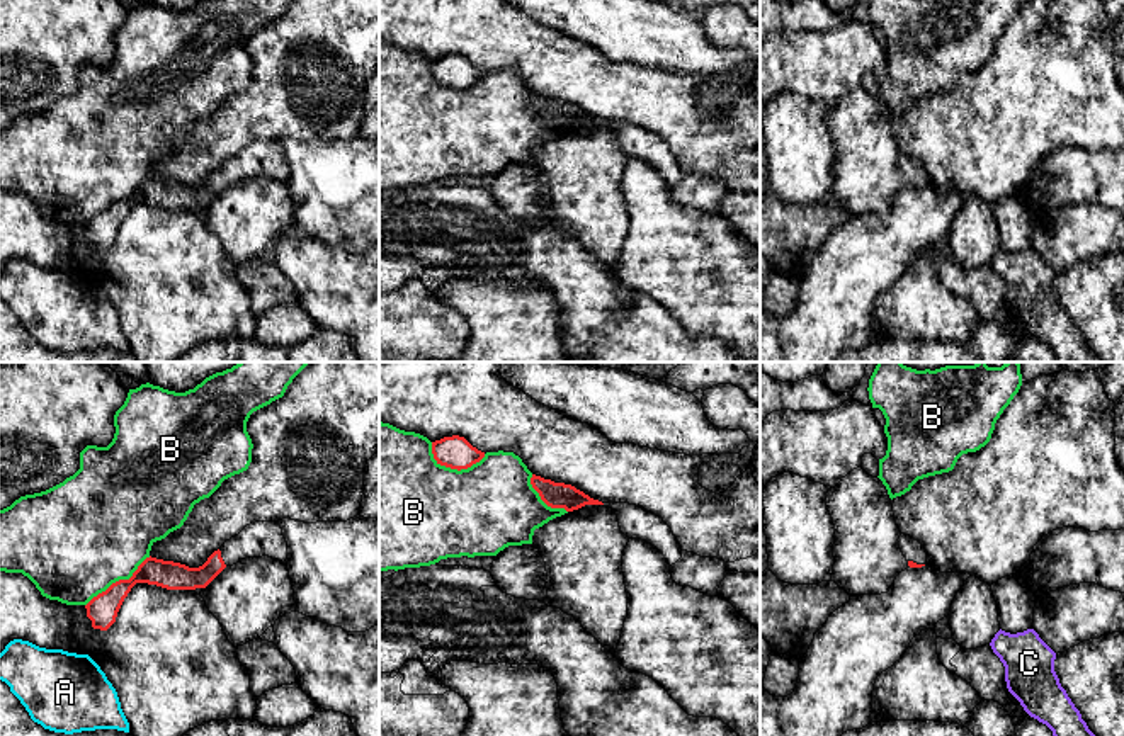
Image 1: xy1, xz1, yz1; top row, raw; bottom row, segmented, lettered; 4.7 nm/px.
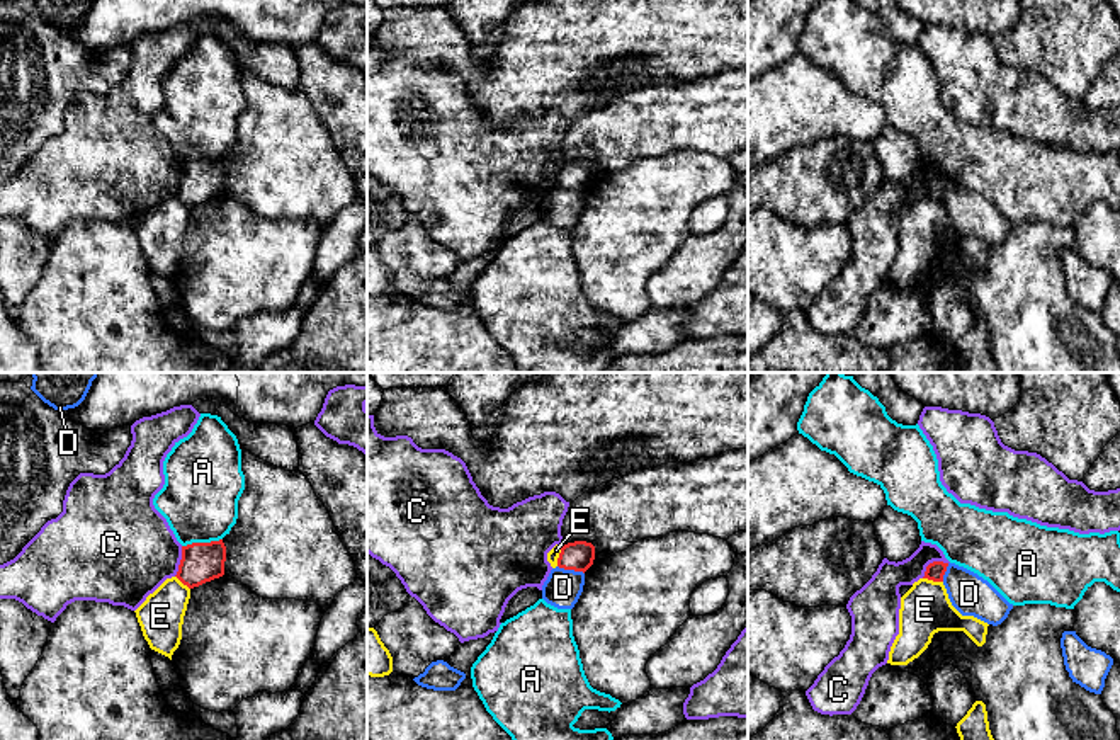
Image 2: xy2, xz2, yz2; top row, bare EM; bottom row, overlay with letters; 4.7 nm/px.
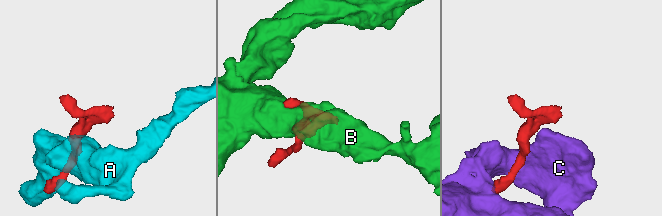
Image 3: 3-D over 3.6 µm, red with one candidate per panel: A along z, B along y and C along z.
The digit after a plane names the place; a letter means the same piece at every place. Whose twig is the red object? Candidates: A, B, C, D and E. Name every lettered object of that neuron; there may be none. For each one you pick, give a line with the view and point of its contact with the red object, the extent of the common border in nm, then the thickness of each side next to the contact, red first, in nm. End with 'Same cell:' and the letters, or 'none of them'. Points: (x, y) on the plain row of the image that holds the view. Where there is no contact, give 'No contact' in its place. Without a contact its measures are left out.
Same cell: none of them

